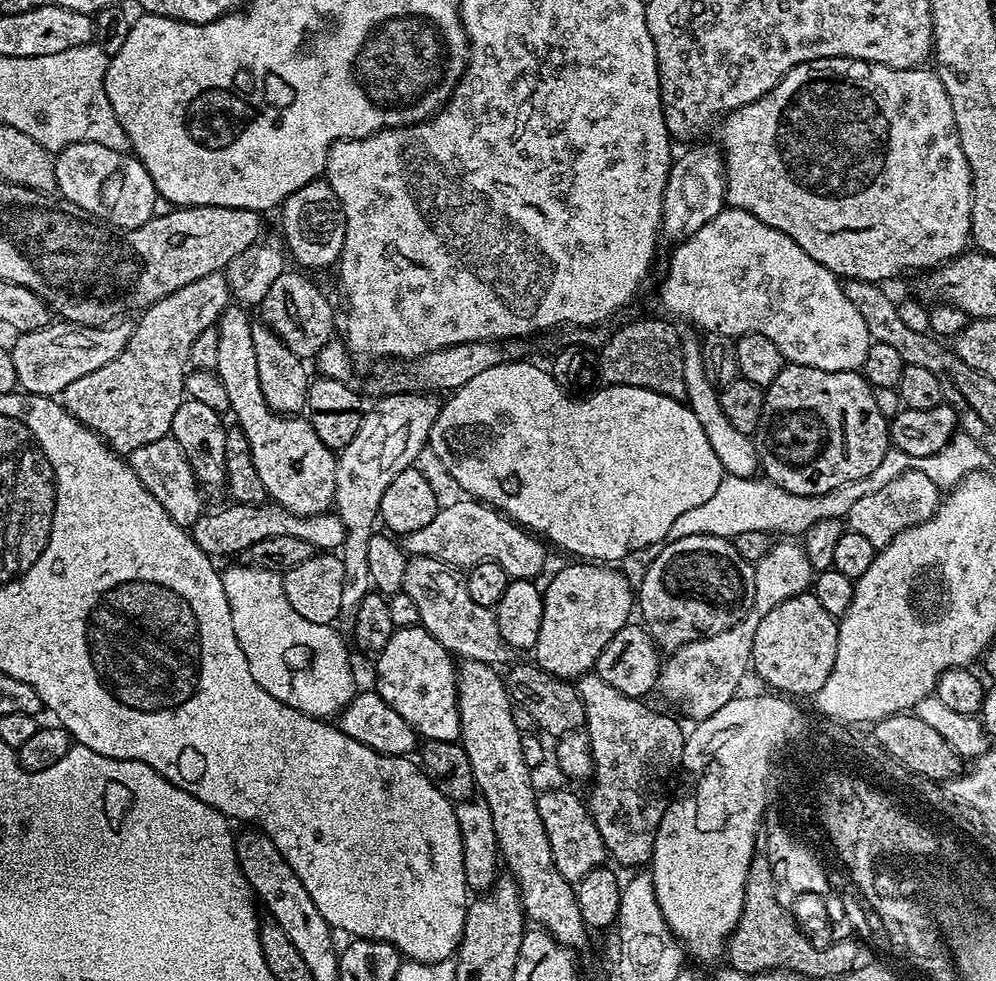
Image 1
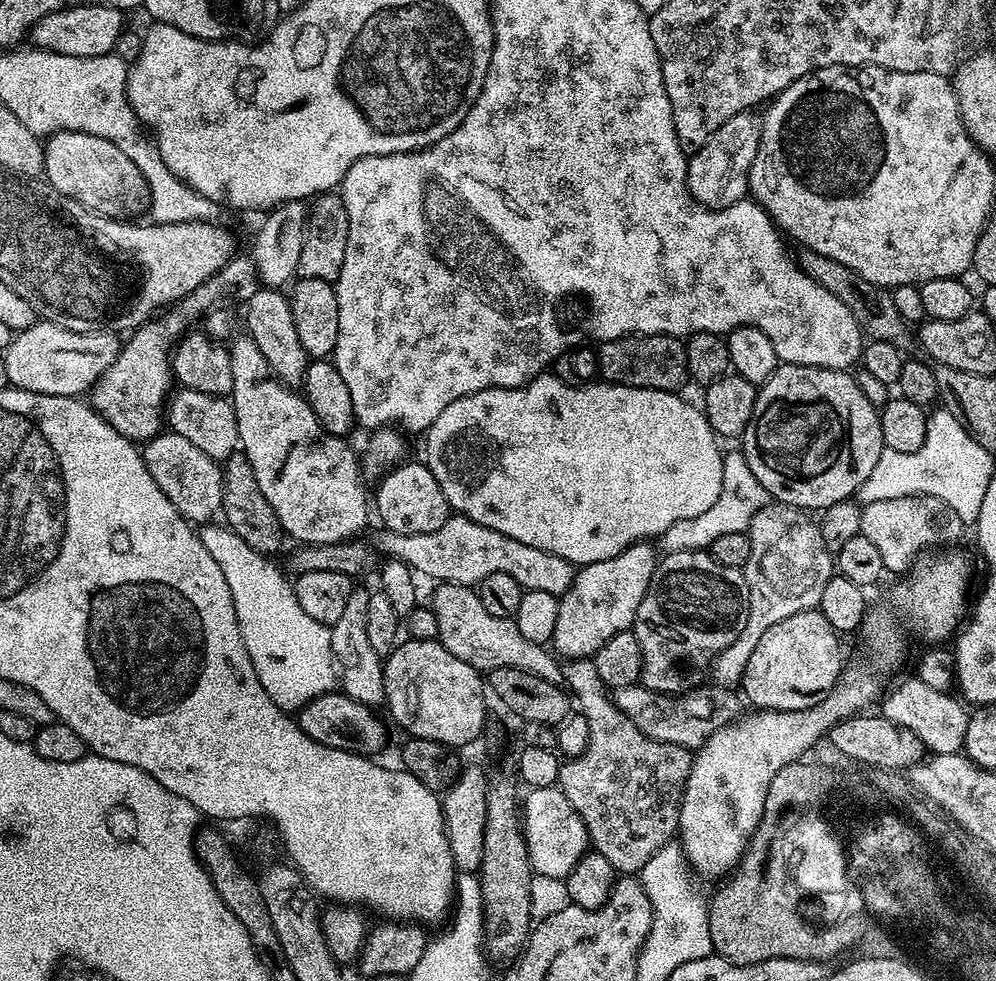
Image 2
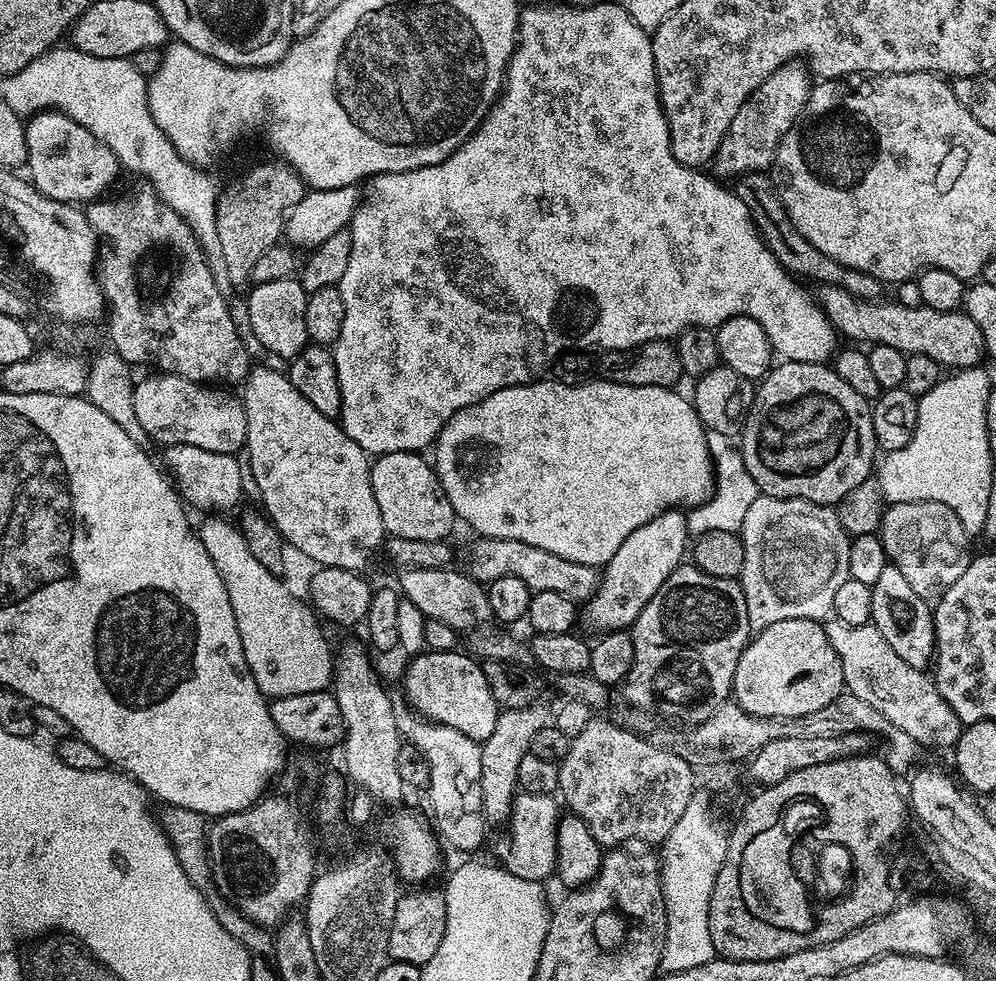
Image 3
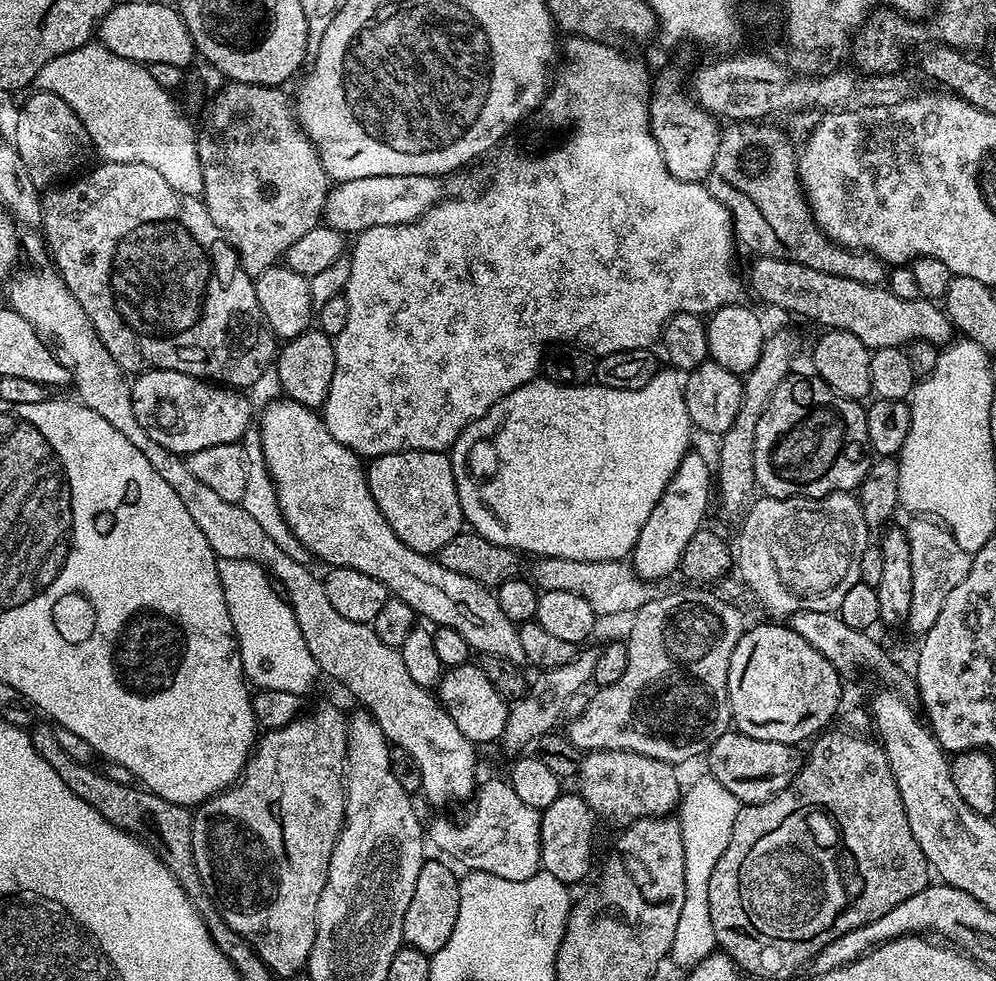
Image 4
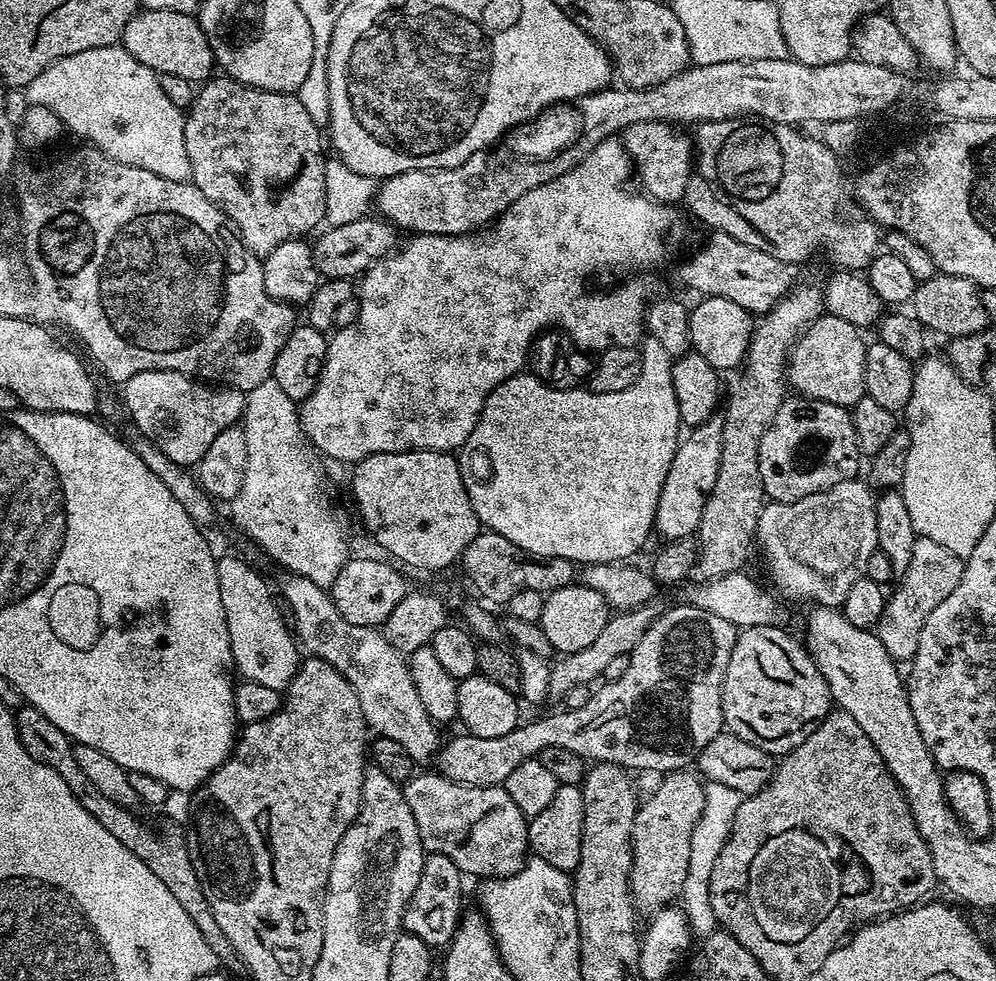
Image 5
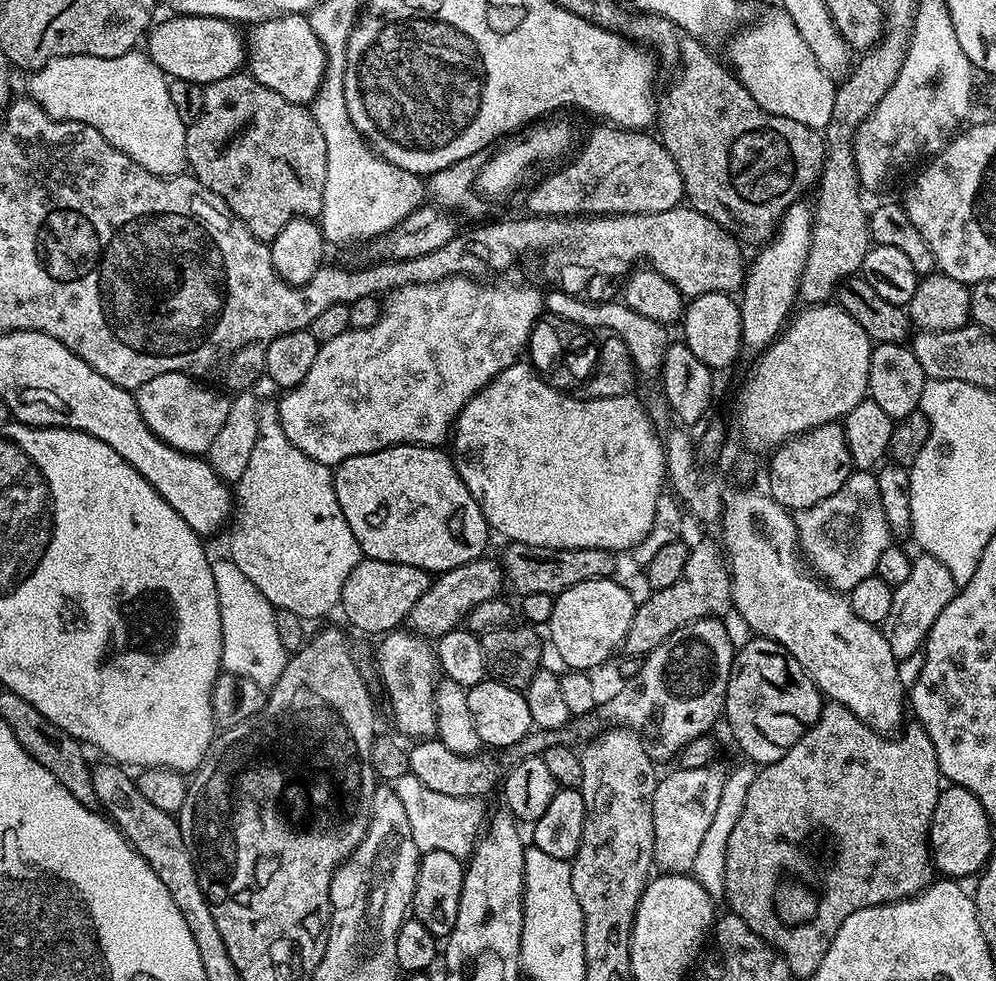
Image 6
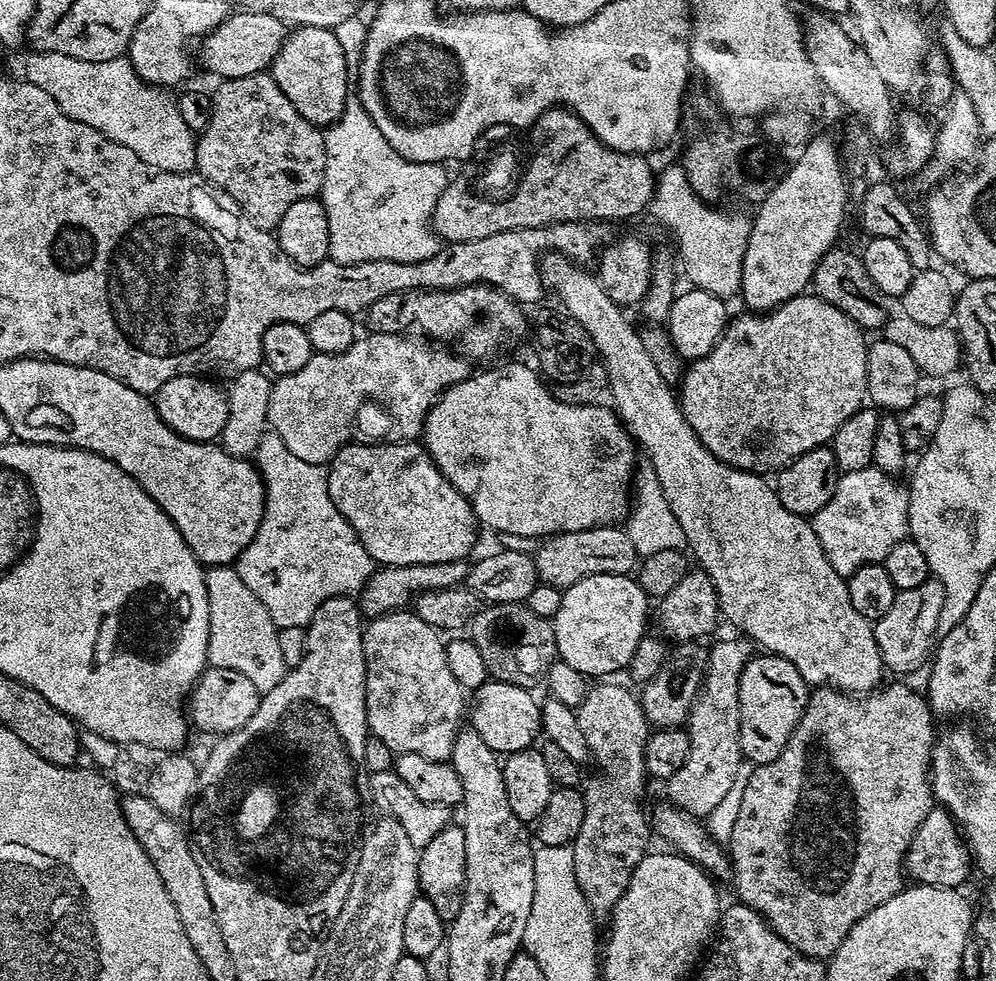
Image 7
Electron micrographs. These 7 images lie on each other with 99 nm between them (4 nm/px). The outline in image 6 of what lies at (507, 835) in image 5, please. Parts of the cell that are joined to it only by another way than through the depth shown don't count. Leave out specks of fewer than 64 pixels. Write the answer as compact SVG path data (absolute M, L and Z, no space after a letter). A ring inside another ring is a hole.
M410 774L398 778L394 782L394 787L399 801L406 810L406 822L410 822L410 834L414 838L414 846L418 846L421 854L446 850L446 854L454 854L461 858L472 855L474 837L481 831L486 820L483 799L475 796L450 798L450 794L438 794L435 790L422 786L422 782L418 782L418 778Z

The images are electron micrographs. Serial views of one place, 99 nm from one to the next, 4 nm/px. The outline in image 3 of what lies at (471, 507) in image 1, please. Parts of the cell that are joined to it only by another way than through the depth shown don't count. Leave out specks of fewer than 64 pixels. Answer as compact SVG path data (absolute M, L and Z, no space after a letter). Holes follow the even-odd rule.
M510 538L477 539L472 548L473 579L487 584L494 578L522 578L532 592L554 590L554 594L562 594L562 598L570 598L577 602L586 602L595 596L602 579L601 573L589 564L570 562L570 558L558 558L558 554L550 554L550 550L538 550L538 546L529 546L526 542L514 542Z

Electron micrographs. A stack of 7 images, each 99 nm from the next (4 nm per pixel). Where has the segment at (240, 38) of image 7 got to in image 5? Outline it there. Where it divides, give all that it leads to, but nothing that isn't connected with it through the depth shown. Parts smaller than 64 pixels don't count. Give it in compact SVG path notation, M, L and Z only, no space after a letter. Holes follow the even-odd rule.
M174 10L137 11L136 15L130 18L130 22L126 22L126 30L122 37L122 47L131 56L138 58L138 62L142 62L142 66L146 66L149 70L159 75L174 74L193 82L204 82L214 72L210 42L202 30L199 19L195 15L186 12L175 12Z

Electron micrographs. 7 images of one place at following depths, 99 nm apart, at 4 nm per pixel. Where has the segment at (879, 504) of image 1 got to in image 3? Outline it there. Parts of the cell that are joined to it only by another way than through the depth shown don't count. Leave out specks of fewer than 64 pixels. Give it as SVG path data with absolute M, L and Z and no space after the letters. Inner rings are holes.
M915 500L888 504L880 523L879 538L888 555L888 562L898 566L910 586L922 599L935 601L946 589L954 586L970 566L974 549L970 533L964 529L958 514L942 502Z

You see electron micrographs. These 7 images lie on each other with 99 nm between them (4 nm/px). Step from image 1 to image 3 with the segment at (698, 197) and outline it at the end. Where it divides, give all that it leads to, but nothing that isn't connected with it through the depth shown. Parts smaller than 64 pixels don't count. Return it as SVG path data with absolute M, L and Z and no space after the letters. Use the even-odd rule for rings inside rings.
M799 59L783 64L774 74L770 74L770 78L766 78L766 82L762 82L762 86L750 94L738 114L734 114L734 122L730 122L730 130L722 138L714 157L715 175L720 178L743 178L749 174L763 173L768 170L764 168L771 164L773 167L785 139L784 132L790 131L795 124L797 127L813 83L809 69Z

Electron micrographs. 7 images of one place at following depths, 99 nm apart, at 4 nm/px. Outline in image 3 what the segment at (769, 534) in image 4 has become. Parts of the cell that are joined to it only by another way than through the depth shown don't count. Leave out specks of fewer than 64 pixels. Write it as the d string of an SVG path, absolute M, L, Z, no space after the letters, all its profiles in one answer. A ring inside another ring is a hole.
M761 494L758 498L754 498L754 503L751 504L750 510L746 510L746 518L742 522L738 535L742 546L746 550L746 562L742 566L738 579L744 595L750 598L748 601L748 627L753 633L766 630L766 626L774 626L774 622L786 622L790 618L824 622L832 616L836 591L842 587L842 582L850 579L850 542L852 541L852 537L849 536L848 532L842 526L835 507L827 504L806 502L798 498L778 498L777 496L765 496Z

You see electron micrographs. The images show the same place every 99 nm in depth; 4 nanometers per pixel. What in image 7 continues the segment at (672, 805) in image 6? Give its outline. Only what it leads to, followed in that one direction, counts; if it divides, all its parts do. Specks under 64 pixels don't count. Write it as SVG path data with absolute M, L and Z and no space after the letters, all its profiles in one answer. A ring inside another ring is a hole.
M747 638L736 639L740 640L720 640L710 648L704 686L686 721L690 754L678 771L666 781L667 799L697 818L708 817L714 806L726 798L730 786L734 786L734 778L738 778L738 766L742 759L738 686L742 670L754 655L754 645Z

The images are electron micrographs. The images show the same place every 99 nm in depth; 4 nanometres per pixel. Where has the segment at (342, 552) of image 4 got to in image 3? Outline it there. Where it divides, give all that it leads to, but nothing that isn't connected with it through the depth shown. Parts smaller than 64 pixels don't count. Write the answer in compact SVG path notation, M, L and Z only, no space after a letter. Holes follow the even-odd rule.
M253 367L245 380L242 382L242 399L244 401L244 409L246 410L246 463L250 466L250 470L254 474L254 482L256 483L256 492L260 500L264 503L263 511L275 525L277 531L283 537L285 545L297 548L304 556L309 556L313 560L313 565L323 566L326 568L341 568L342 570L350 570L351 572L360 572L371 562L377 555L381 555L386 533L384 523L382 522L382 510L378 510L378 502L374 499L374 490L370 482L370 474L372 466L370 463L369 453L362 450L362 446L358 446L358 442L354 442L354 438L350 438L340 429L339 423L333 417L320 413L311 402L306 402L306 398L302 398L302 394L298 394L298 390L294 390L294 386L289 382L287 375L283 371L280 372L276 368L256 368ZM451 567L446 568L435 568L434 570L422 570L421 568L410 568L404 571L401 571L399 573L400 575L400 584L398 583L399 591L402 593L403 599L409 600L410 602L414 602L414 606L418 606L418 610L422 610L422 614L430 620L437 620L438 622L446 622L446 626L454 626L457 630L457 633L464 634L464 631L467 630L467 628L476 628L479 629L481 626L479 624L484 624L487 621L491 621L493 619L492 617L492 611L490 610L490 602L488 601L488 594L485 588L485 585L481 583L478 580L475 580L472 578L471 575L465 574L463 576L460 572L452 572L453 569Z

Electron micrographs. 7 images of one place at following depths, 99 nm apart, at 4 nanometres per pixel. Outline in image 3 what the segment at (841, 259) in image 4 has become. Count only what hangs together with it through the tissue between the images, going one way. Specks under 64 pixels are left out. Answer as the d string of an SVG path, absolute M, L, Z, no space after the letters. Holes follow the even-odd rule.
M749 174L737 183L740 185L735 185L734 191L746 202L752 220L755 221L761 236L768 243L768 249L774 254L774 258L778 258L781 266L793 276L803 278L805 281L816 280L817 285L833 284L850 294L854 294L854 298L859 300L879 301L883 297L880 295L886 291L882 281L862 270L843 268L834 258L822 254L822 250L818 250L818 246L806 242L806 238L802 238L802 234L798 234L798 230L788 217L783 199L778 195L777 189L776 192L772 189L772 184L766 177L767 175L764 174Z

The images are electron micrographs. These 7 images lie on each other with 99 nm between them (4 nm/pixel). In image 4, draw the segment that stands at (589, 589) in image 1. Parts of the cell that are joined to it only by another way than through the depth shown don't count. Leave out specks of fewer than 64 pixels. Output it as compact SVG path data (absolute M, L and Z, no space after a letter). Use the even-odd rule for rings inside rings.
M690 450L682 458L674 478L666 486L662 498L654 506L650 518L646 518L646 526L642 526L642 534L638 534L638 542L632 547L630 563L639 575L653 581L663 581L663 576L675 573L680 567L682 550L686 550L686 542L694 538L694 534L705 523L704 503L708 500L708 487L714 484L714 472L696 450Z

